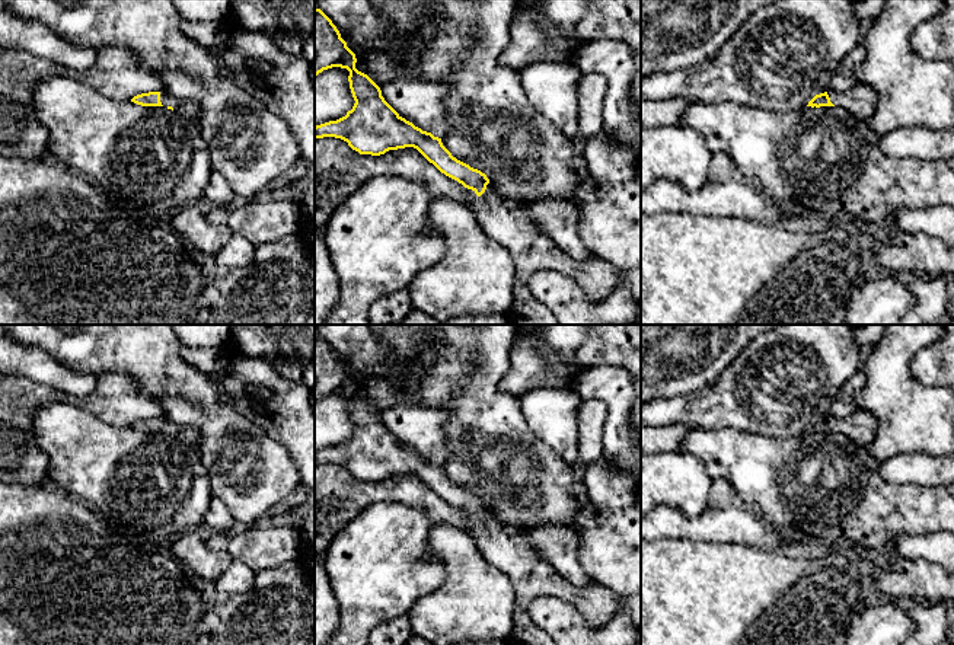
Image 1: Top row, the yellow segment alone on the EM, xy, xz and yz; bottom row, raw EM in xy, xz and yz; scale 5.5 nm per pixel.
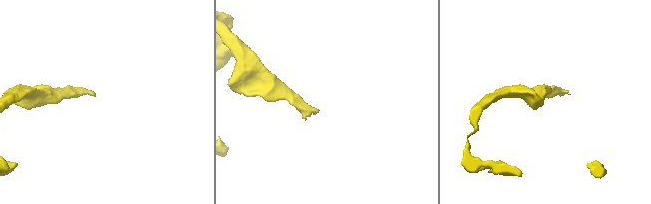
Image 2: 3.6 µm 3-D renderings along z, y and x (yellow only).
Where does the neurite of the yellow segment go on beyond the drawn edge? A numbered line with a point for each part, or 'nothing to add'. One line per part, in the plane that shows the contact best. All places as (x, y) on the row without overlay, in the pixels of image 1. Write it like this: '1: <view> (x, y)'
1: xz (506, 546)

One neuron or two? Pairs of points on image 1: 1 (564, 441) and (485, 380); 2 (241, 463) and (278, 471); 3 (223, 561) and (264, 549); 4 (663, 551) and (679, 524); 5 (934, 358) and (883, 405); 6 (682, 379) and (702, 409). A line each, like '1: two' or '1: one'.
1: two
2: one
3: two
4: two
5: two
6: two

